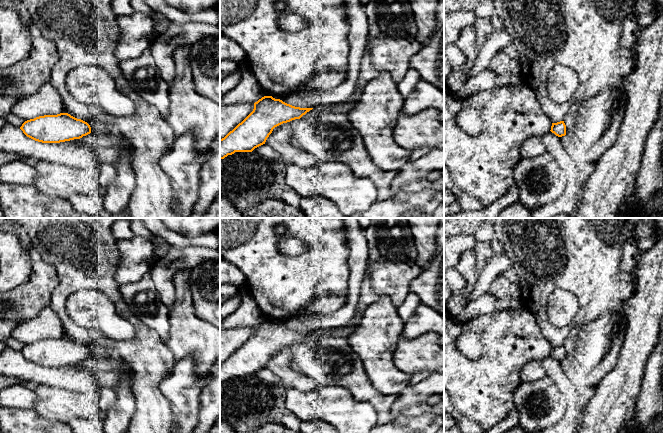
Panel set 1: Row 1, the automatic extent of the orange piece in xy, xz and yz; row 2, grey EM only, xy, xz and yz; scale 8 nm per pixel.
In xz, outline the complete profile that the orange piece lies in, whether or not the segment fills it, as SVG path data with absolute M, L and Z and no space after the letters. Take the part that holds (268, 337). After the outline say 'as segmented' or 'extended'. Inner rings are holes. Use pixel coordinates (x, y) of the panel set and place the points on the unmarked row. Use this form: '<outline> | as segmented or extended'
M264 320L254 327L253 335L224 362L220 363L220 383L235 376L252 376L265 368L273 353L300 343L313 332L300 332Z | as segmented

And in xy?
M68 337L39 340L25 345L20 353L27 361L42 367L80 363L91 357L87 346Z | as segmented

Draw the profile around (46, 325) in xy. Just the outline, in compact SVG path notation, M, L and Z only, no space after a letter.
M47 306L35 318L18 324L11 336L27 345L39 340L64 337L65 332L61 319Z

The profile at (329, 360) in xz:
M323 337L288 348L281 353L272 355L265 368L279 377L279 385L285 389L313 391L325 385L343 387L356 400L370 403L376 410L380 422L389 423L394 419L391 415L391 408L398 400L399 395L383 395L372 385L361 358L344 337Z

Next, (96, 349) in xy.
M89 342L88 344L86 344L85 346L87 346L90 351L91 351L91 358L95 358L95 359L105 359L105 360L109 360L111 358L106 358L103 354L103 346L97 342Z

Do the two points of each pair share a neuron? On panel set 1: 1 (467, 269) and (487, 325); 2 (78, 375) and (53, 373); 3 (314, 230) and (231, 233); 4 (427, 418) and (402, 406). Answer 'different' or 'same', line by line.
1: different
2: same
3: same
4: different

